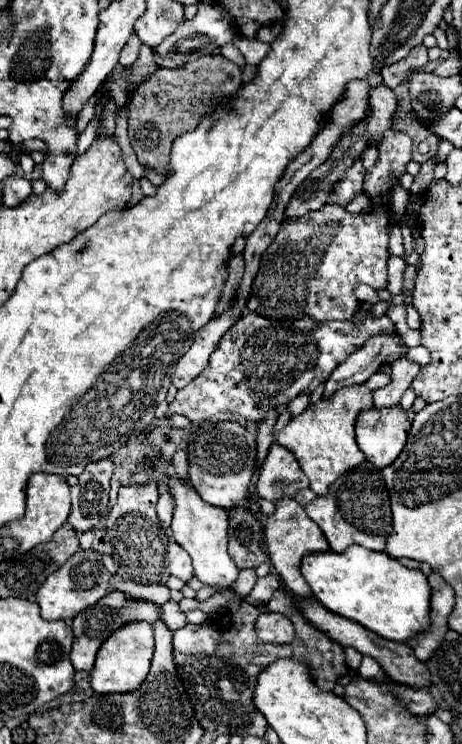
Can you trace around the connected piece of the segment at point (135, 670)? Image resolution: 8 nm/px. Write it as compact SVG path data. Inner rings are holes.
M127 623L111 633L111 639L99 649L97 661L91 669L91 687L95 693L127 693L135 691L149 673L153 655L153 627L147 623Z

